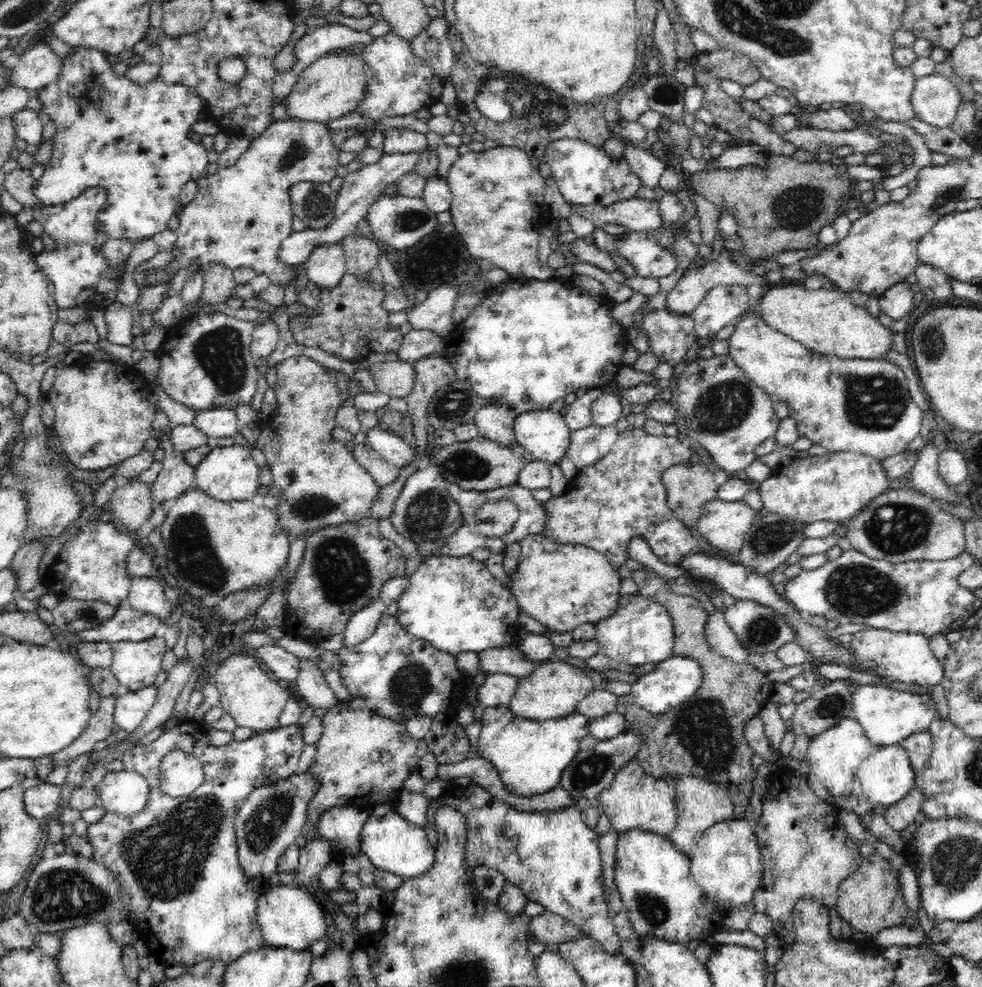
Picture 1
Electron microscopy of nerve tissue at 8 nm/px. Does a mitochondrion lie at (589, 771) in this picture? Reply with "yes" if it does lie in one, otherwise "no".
yes

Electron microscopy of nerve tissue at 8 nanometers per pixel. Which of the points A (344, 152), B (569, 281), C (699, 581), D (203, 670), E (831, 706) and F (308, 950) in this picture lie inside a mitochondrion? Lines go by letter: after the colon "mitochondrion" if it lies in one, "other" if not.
A: other
B: other
C: other
D: other
E: mitochondrion
F: other

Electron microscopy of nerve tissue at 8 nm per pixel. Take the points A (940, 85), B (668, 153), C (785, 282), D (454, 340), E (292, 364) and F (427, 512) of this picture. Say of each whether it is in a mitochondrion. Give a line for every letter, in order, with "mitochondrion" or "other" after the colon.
A: other
B: other
C: other
D: other
E: other
F: mitochondrion

